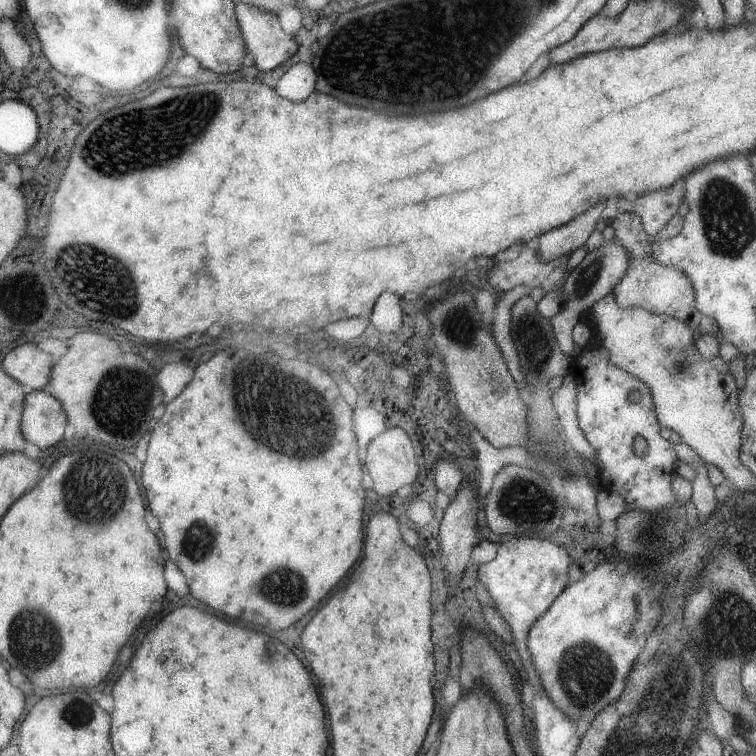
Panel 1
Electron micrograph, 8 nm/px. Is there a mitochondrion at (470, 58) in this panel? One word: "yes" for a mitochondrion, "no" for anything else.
yes

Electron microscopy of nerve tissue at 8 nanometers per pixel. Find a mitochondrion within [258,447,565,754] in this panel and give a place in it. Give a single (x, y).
(527, 500)

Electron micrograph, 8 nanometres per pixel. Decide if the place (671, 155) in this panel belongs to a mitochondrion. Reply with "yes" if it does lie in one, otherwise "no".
no

